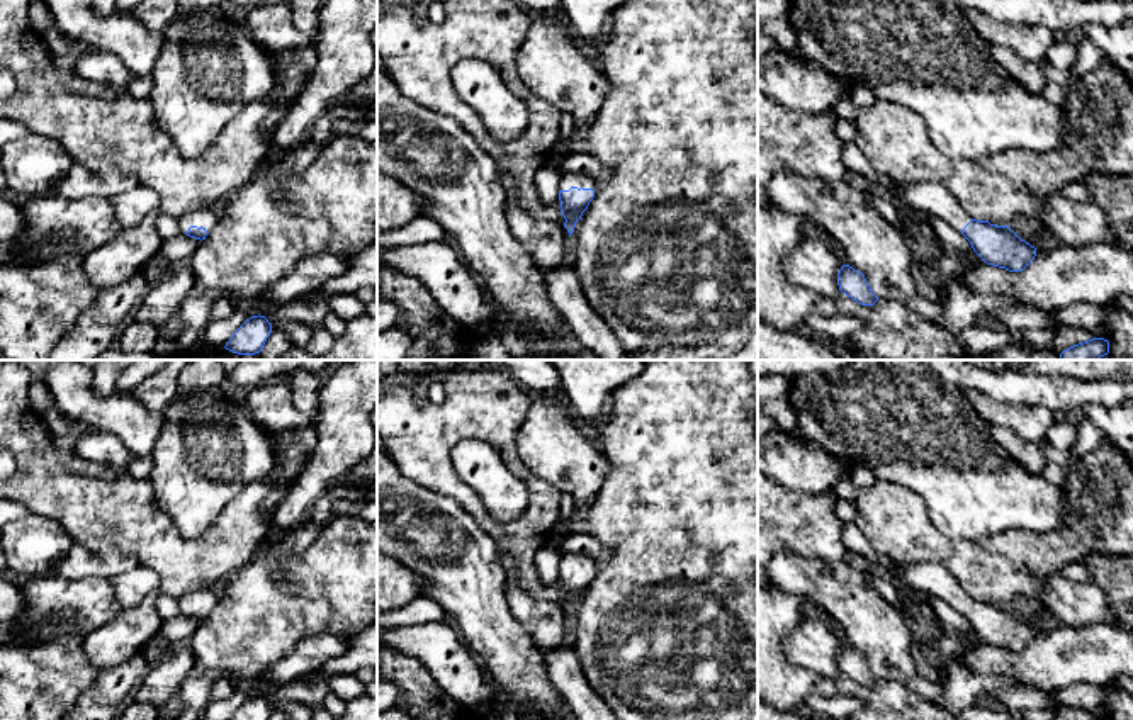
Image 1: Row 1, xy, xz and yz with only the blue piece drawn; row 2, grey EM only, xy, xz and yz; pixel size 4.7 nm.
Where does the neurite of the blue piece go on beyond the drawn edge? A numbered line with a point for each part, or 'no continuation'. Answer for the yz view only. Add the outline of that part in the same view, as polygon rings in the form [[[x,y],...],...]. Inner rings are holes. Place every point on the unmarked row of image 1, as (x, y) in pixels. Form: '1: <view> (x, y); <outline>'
1: yz (931, 578); [[[868,560],[868,567],[873,576],[892,582],[897,589],[900,586],[922,589],[931,596],[941,598],[956,611],[961,611],[972,601],[953,576],[944,567],[933,562],[904,565],[892,560],[890,565],[883,565]]]

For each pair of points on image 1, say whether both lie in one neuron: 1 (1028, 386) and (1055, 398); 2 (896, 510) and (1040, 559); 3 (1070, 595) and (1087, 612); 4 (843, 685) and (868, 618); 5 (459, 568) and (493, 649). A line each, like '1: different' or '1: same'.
1: same
2: same
3: same
4: different
5: same

